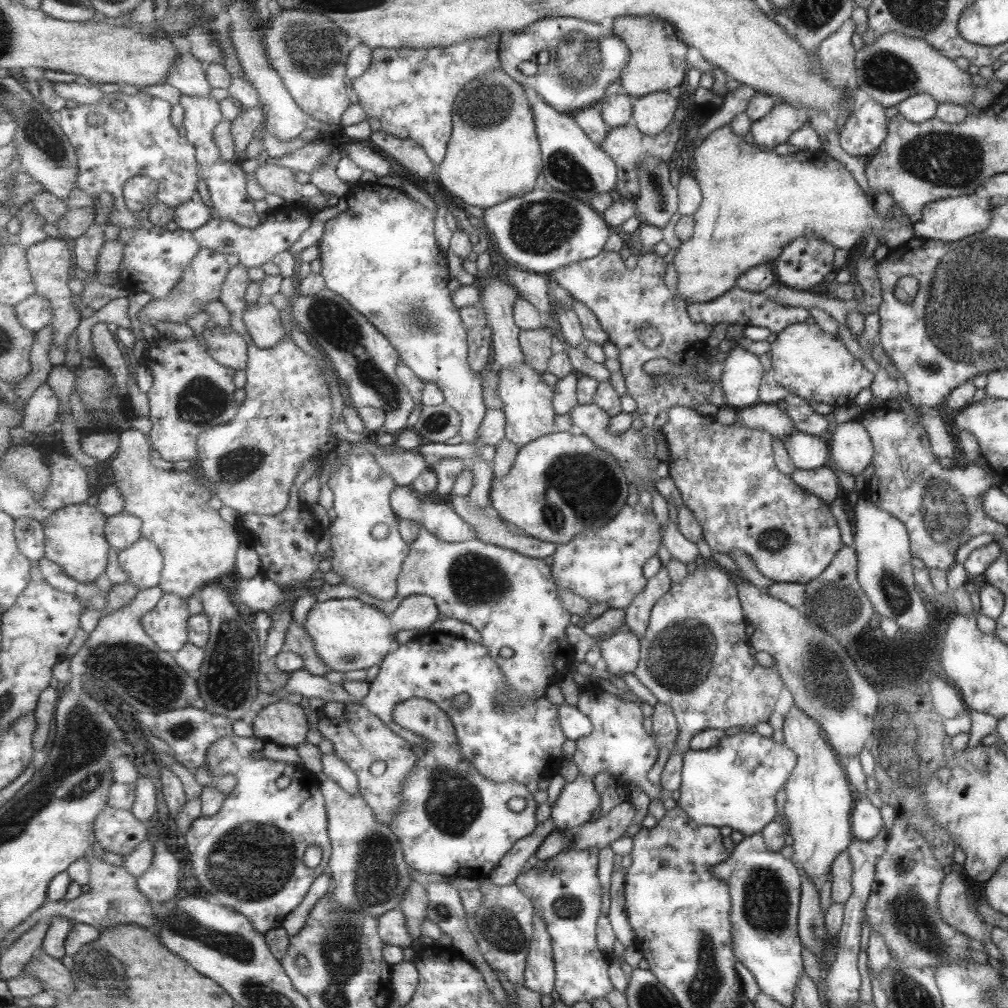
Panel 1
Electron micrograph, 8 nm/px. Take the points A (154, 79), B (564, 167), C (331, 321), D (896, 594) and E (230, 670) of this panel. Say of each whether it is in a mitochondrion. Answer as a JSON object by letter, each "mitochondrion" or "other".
{"A":"other","B":"mitochondrion","C":"mitochondrion","D":"mitochondrion","E":"mitochondrion"}

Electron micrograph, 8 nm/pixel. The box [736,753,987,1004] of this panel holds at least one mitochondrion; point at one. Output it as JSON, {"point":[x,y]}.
{"point":[765,894]}

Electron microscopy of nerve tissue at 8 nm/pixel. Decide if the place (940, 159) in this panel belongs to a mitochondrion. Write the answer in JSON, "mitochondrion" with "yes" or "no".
{"mitochondrion":"yes"}

